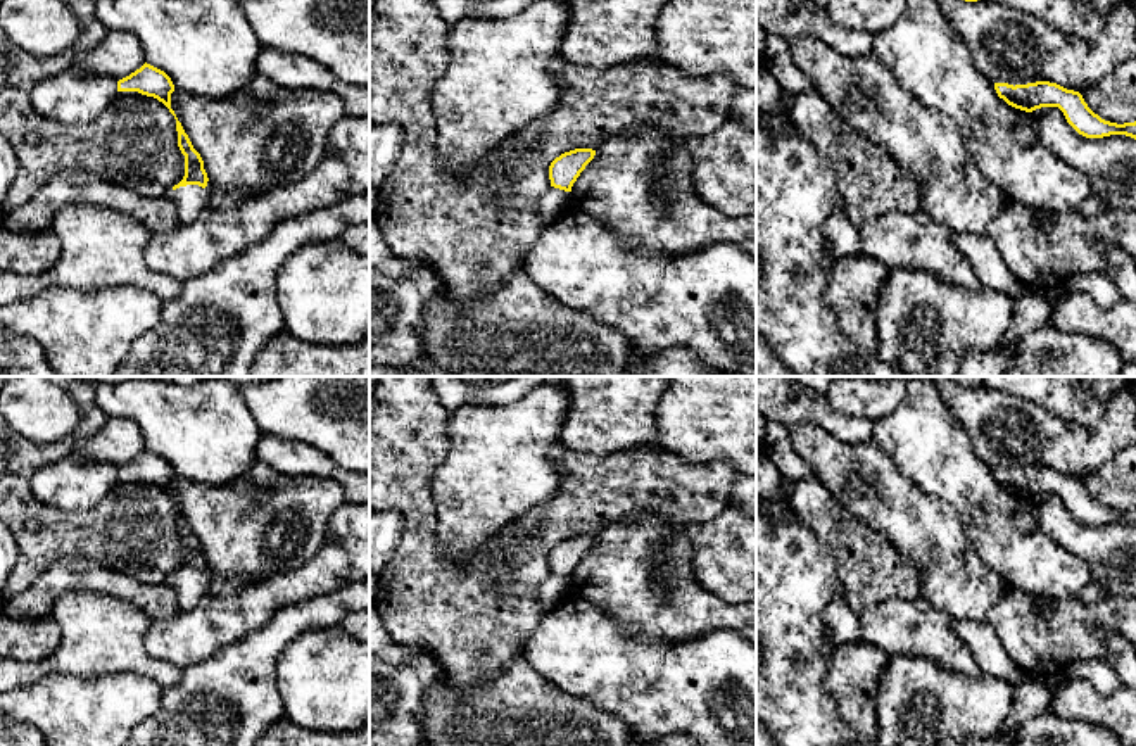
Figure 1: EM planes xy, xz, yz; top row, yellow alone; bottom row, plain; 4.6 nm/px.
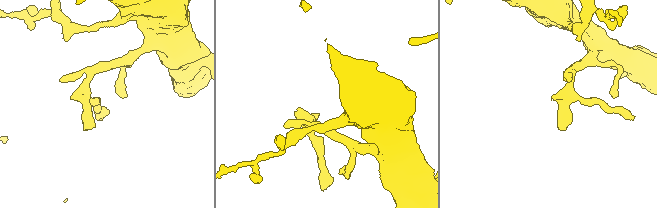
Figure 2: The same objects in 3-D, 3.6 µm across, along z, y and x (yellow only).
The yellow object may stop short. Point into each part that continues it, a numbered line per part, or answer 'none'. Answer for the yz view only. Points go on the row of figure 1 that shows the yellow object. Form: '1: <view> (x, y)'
none

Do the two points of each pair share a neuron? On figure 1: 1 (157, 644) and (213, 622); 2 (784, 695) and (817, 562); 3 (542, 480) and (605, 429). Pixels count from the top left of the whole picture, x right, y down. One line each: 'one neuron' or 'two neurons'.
1: one neuron
2: one neuron
3: two neurons

